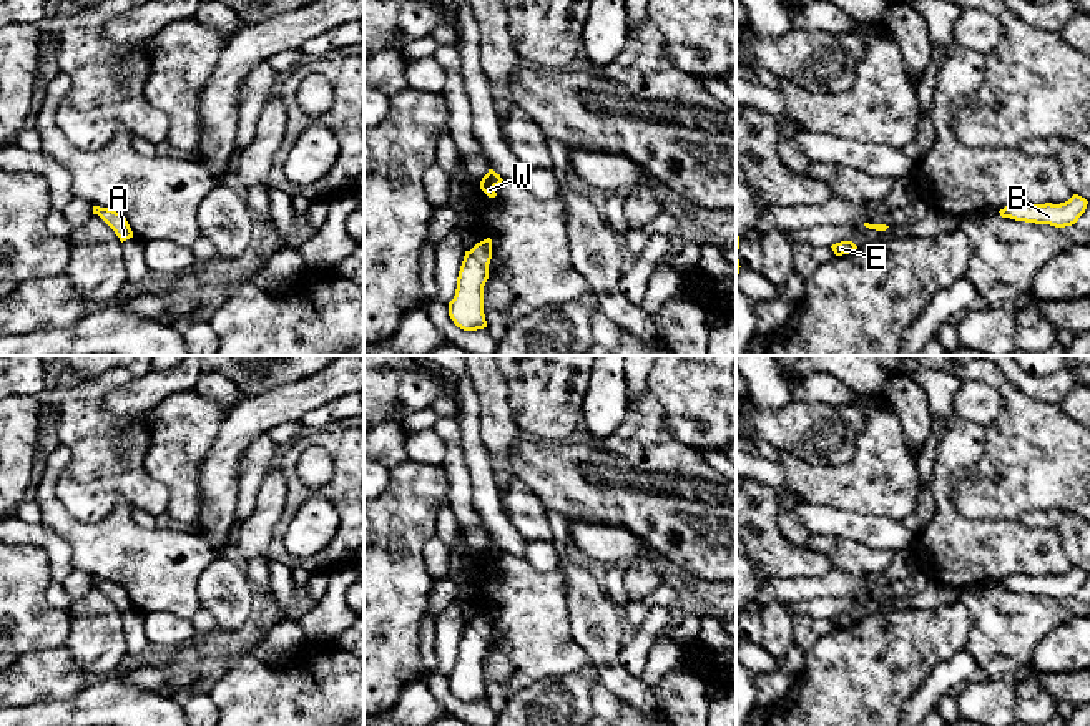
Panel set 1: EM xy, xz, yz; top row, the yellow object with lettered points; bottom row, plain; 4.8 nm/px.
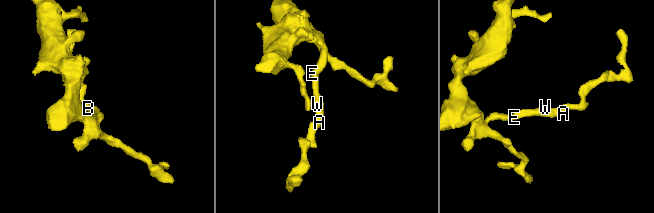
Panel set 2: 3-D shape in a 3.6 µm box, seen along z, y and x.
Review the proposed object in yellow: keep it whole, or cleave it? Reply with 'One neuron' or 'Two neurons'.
One neuron

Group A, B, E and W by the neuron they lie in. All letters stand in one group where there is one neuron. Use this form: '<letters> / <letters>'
A B E W

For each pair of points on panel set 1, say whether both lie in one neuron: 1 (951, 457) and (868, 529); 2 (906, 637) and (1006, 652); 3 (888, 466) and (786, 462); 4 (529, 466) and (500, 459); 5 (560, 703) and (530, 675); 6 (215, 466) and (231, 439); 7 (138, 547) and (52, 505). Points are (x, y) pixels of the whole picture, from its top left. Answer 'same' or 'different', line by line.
1: different
2: different
3: same
4: different
5: different
6: same
7: same

